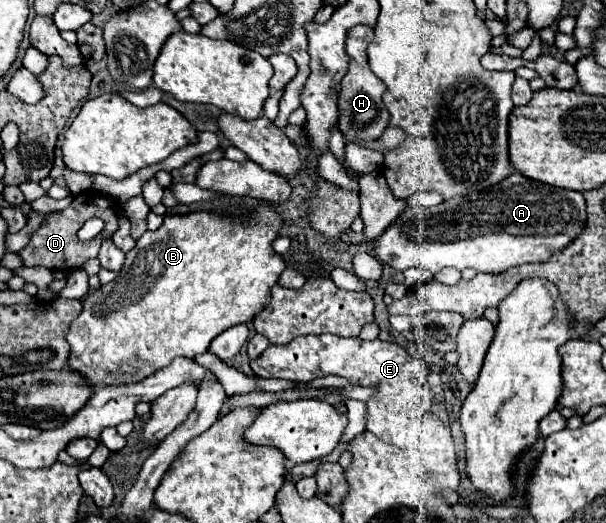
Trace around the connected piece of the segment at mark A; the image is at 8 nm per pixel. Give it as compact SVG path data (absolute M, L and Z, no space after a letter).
M512 173L502 183L480 191L478 195L448 199L432 209L412 209L402 213L376 239L376 255L382 263L398 271L422 267L430 273L438 273L442 267L454 267L458 271L472 267L480 273L502 273L516 265L550 261L552 255L568 247L586 229L586 225L588 215L584 213L584 197L580 191L550 187L540 181L532 181L522 173Z

